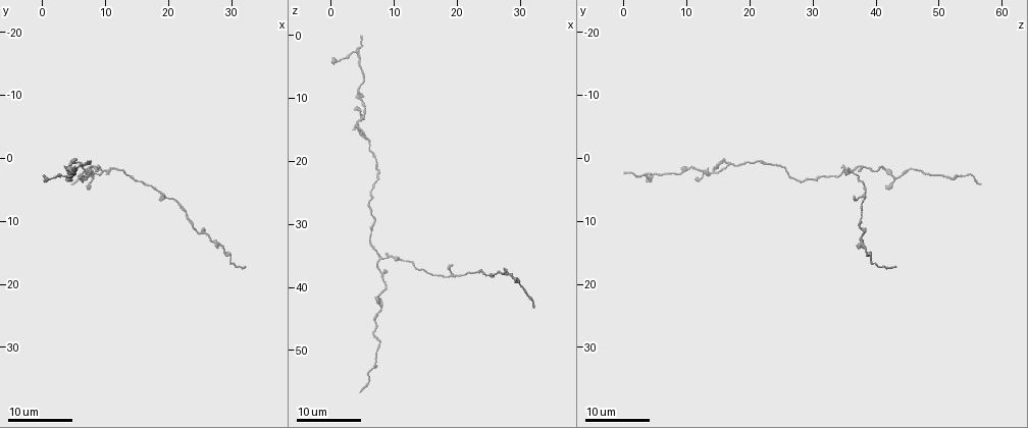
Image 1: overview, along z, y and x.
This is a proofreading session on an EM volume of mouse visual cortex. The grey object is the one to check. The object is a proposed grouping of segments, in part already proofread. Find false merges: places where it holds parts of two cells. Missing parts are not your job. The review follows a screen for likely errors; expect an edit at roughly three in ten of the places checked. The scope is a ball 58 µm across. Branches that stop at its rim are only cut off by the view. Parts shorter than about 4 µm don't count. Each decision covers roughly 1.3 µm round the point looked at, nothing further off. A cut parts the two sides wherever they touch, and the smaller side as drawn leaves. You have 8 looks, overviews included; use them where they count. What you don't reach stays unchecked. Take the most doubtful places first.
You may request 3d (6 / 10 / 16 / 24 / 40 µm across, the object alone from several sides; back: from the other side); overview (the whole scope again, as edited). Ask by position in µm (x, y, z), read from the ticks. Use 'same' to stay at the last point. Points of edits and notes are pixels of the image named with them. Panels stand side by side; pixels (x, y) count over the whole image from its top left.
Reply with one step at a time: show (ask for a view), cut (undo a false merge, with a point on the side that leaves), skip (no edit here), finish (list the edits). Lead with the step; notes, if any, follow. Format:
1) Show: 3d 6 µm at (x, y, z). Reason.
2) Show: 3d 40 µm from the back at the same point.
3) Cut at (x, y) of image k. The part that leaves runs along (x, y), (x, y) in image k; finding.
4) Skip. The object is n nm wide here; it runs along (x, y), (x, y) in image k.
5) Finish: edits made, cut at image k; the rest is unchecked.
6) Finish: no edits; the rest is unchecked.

Show: 3d 16 µm at (8.0, 2.0, 35.5). Three arms meet.

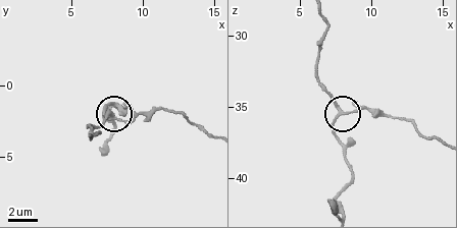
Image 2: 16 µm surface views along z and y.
Show: 3d 10 µm at (7.8, 2.2, 35.6).

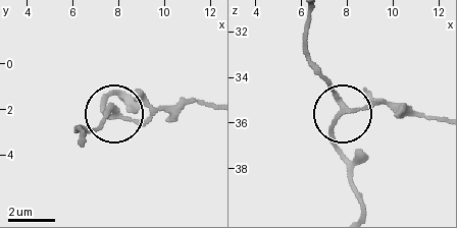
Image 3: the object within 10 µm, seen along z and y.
Skip. 3 arms meet here; continuous, no second cell.

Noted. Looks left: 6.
Show: 3d 24 µm at (4.5, 2.0, 14.5). Sudden change in width.

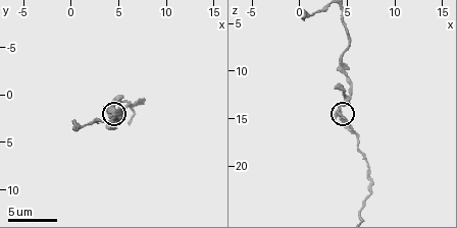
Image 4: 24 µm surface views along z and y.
Show: 3d 10 µm at (4.2, 2.2, 14.0).

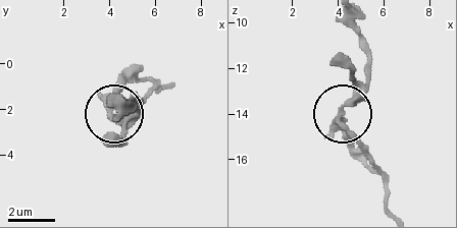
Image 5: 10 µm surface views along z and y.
Skip. It runs along (390, 209), (382, 174), (343, 115), (345, 104), (370, 70) in image 5; continuous, no second cell.

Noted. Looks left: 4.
Show: 3d 24 µm at (4.0, 3.0, 9.0). Thick turns thin.

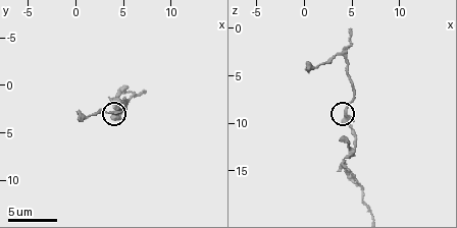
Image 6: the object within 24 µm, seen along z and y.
Show: 3d 10 µm at the same point.

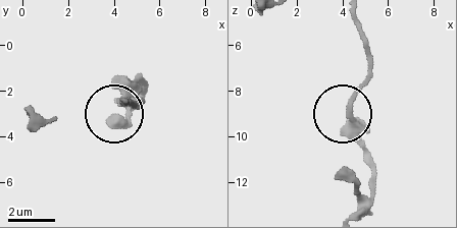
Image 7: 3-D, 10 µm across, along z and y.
Skip. The object is 220 nm wide here; continuous, no second cell.

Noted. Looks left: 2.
Show: 3d 16 µm at (8.0, 1.5, 41.0). Calibre changes.

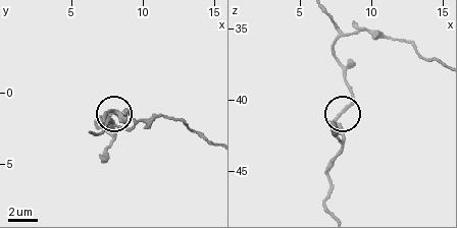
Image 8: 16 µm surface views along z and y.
Show: 3d 6 µm at the same point. Zoom in.

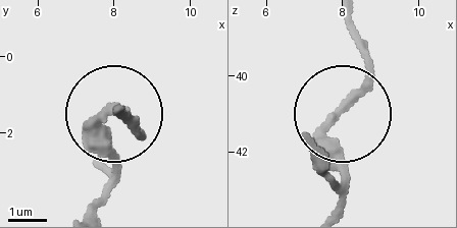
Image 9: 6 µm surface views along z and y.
Skip. It runs along (348, 24), (364, 73), (325, 141), (345, 186) in image 9; continuous, no second cell.

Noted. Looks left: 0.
Finish: no edits; the rest is unchecked.

